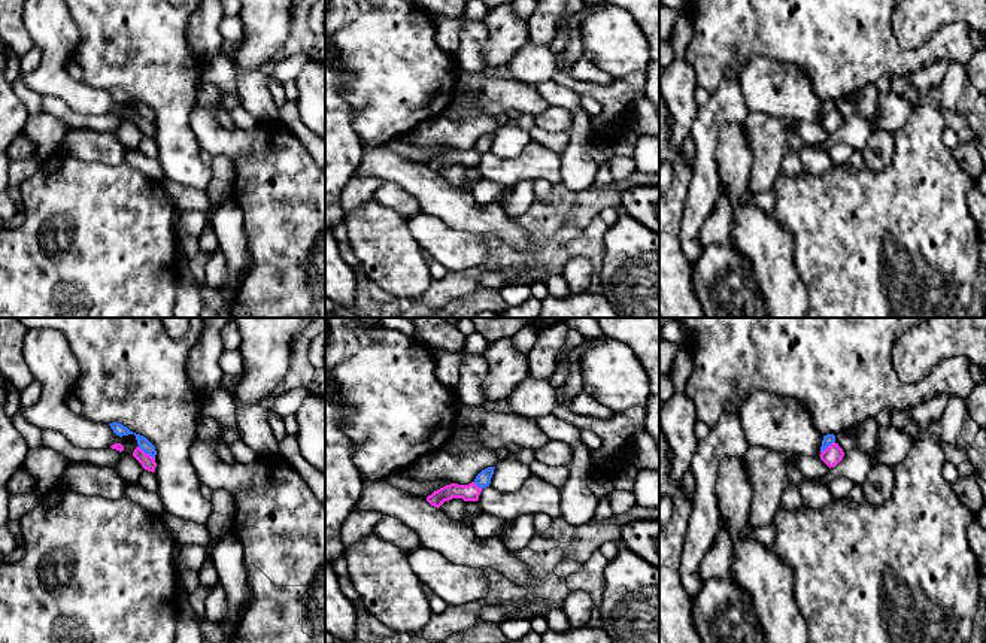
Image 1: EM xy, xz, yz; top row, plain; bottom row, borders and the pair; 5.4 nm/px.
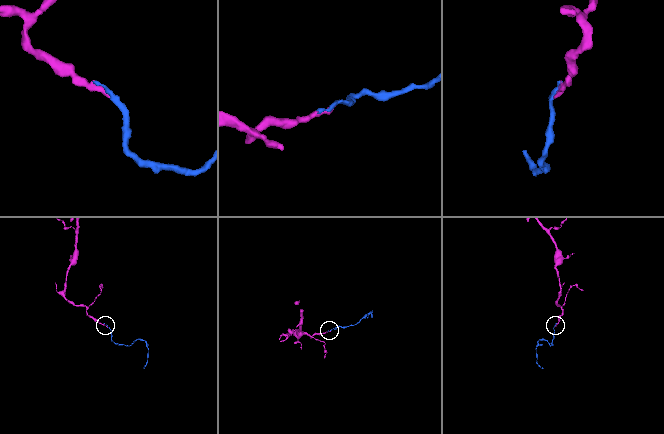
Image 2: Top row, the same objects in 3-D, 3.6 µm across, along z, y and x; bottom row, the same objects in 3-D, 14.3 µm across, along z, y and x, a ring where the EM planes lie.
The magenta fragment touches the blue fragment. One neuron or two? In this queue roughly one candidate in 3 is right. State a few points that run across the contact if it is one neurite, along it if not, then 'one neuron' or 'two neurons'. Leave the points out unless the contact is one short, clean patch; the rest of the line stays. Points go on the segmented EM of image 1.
xy (148, 463), (146, 454), (145, 445) | one neuron

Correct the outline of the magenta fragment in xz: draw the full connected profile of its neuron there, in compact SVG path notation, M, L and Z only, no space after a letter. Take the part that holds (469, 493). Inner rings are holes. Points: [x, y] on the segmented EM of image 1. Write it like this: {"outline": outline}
{"outline": "M488 467L482 470L476 476L476 479L468 485L458 485L458 483L446 485L434 491L431 495L428 495L427 501L437 509L445 501L449 501L452 498L462 498L464 501L477 501L482 489L489 486L494 468L495 467Z"}

